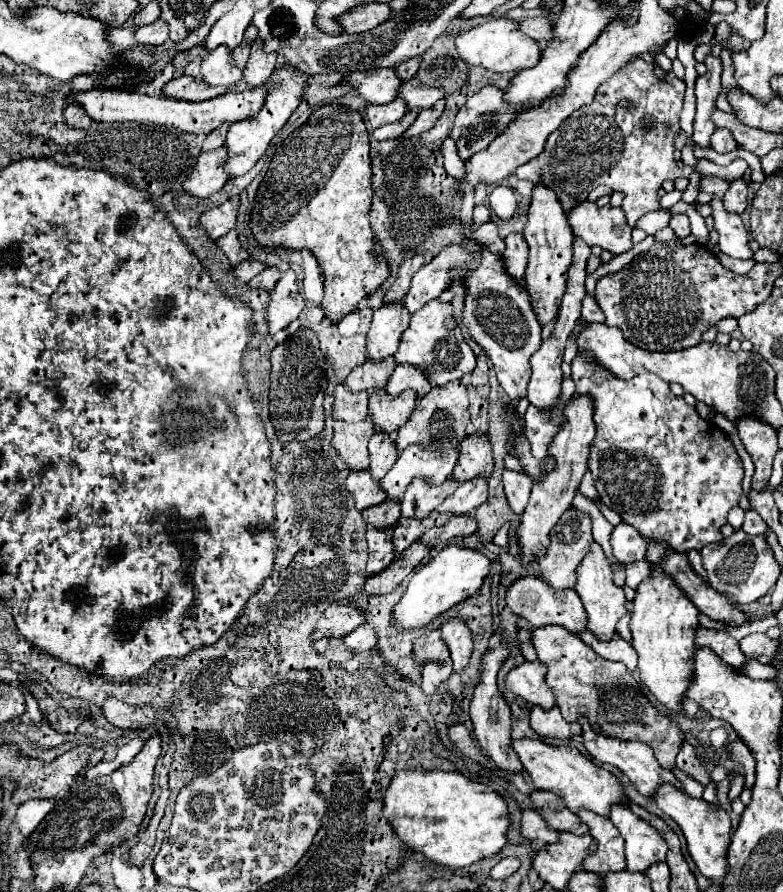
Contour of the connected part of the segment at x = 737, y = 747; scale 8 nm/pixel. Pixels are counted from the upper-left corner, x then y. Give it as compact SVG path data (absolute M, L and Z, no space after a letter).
M737 738L735 742L729 744L729 756L745 770L745 788L753 788L753 784L755 784L755 758L741 738Z

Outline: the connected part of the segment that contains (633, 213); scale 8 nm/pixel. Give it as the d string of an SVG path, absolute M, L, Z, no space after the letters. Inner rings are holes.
M633 58L627 62L627 66L623 66L623 70L619 70L615 76L611 76L611 80L603 82L597 88L597 96L589 106L583 106L583 110L571 114L571 118L567 118L563 126L559 126L559 130L555 130L555 134L547 138L545 152L539 154L539 158L533 158L531 162L523 164L517 170L517 176L523 180L531 180L535 184L539 184L539 180L545 180L545 186L557 194L565 214L569 214L579 202L587 200L593 188L605 184L611 190L623 193L624 201L621 208L626 213L627 224L635 228L637 220L643 214L661 208L657 196L661 184L667 178L675 180L675 178L688 177L690 173L690 168L680 168L673 160L675 152L673 138L681 130L679 114L683 106L683 96L685 96L685 84L675 74L665 74L665 82L657 80L653 74L653 64L645 62L643 58ZM623 98L629 98L629 102L633 104L631 110L617 108L619 100Z

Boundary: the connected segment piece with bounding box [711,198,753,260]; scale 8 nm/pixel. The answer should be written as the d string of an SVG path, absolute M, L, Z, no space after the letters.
M713 198L711 206L713 206L715 230L719 232L721 252L731 258L741 258L741 260L753 258L753 250L749 248L749 230L743 226L741 216L727 214L721 198Z

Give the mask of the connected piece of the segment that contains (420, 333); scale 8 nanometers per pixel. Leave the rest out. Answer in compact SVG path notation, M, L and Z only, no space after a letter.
M431 300L419 312L413 314L409 328L401 336L395 360L397 364L419 366L423 374L427 374L431 386L443 386L451 380L459 380L475 368L475 354L465 342L459 324L453 318L453 306L441 300Z

